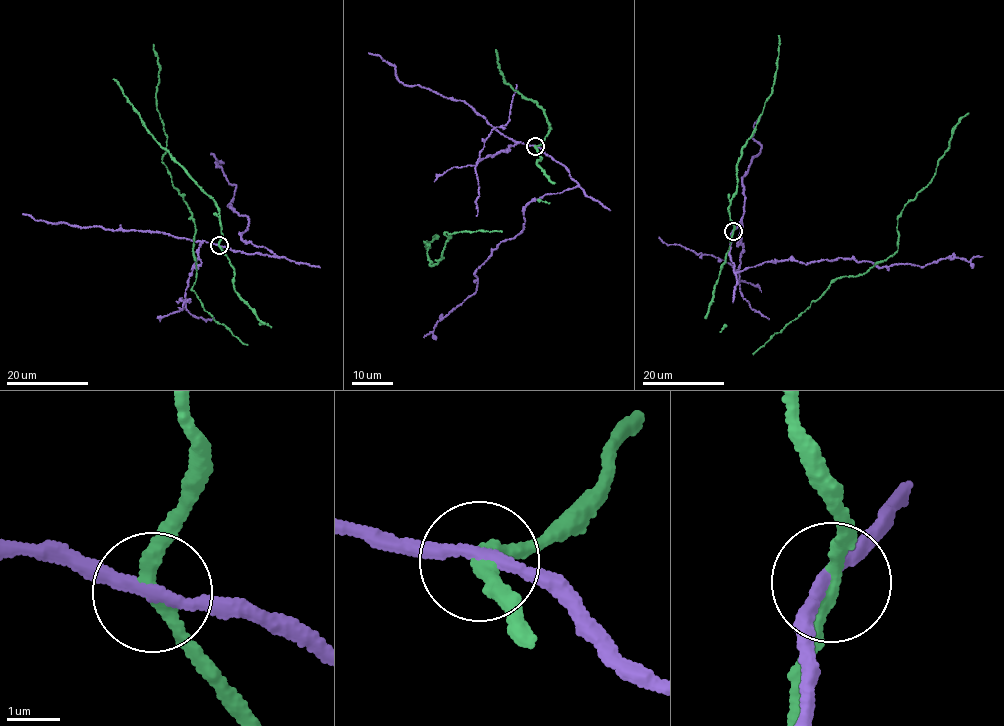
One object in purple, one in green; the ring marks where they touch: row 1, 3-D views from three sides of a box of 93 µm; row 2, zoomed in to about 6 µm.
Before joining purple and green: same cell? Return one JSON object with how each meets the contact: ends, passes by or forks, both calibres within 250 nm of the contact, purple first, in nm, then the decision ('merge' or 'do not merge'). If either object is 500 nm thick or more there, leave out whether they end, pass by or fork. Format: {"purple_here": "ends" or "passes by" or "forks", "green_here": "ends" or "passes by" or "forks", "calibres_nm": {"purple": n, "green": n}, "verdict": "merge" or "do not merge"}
{"purple_here": "passes by", "green_here": "passes by", "calibres_nm": {"purple": 220, "green": 240}, "verdict": "do not merge"}

